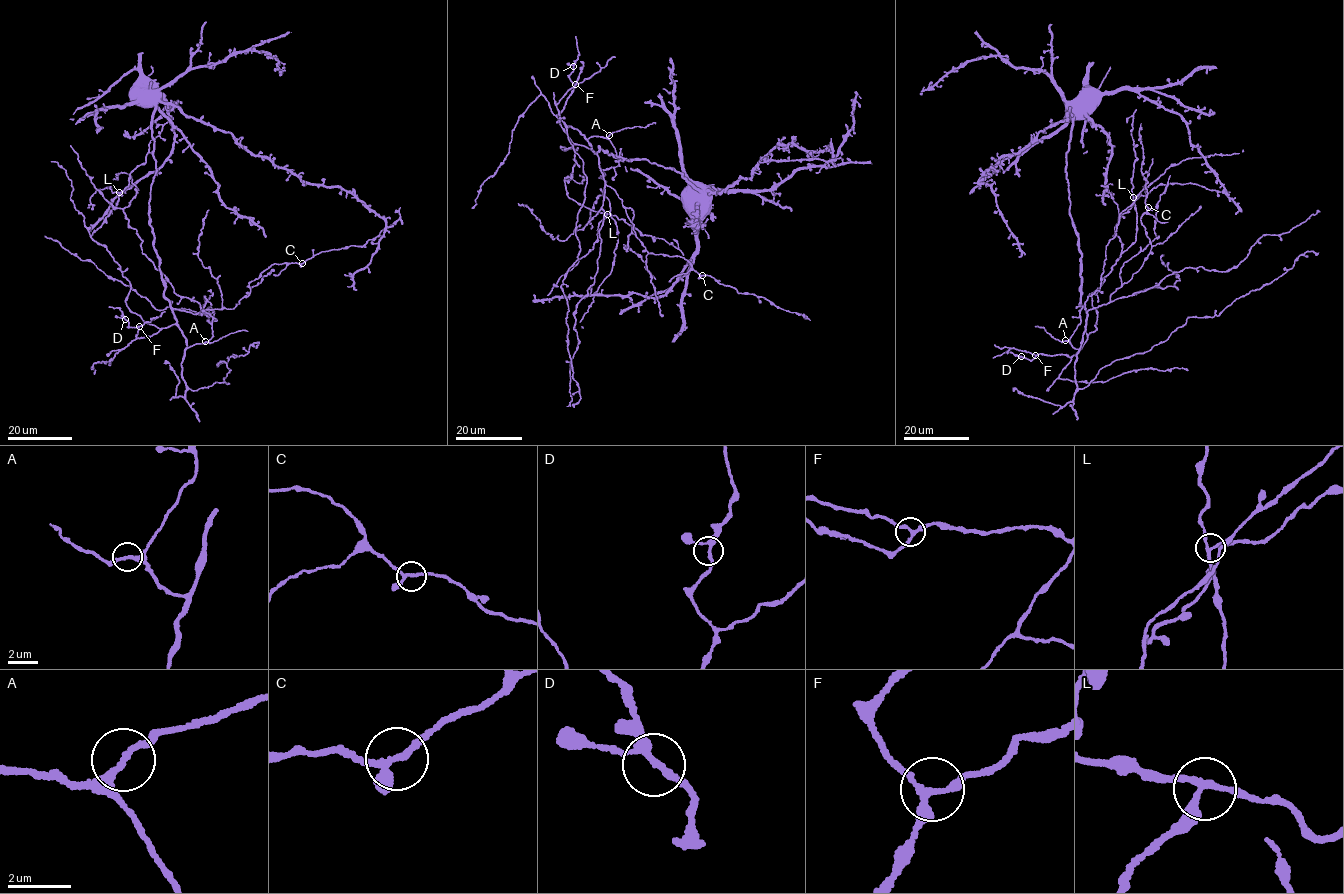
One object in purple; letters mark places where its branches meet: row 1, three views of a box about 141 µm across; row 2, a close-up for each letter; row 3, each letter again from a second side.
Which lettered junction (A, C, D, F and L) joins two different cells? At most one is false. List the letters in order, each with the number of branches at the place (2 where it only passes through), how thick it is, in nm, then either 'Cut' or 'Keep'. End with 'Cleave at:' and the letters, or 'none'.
A: Branches: 3. Thickness 190 nm. Keep
C: Branches: 3. Thickness 190 nm. Keep
D: Branches: 3. Thickness 190 nm. Keep
F: Branches: 3. Thickness 190 nm. Keep
L: Branches: 3. Thickness 190 nm. Keep
Cleave at: none

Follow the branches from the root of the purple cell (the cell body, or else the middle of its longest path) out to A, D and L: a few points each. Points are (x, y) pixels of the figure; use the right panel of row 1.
A: (1078, 111), (1072, 116), (1065, 172), (1069, 214), (1081, 255), (1080, 304), (1086, 318), (1080, 348), (1065, 340)
D: (1078, 111), (1072, 116), (1065, 172), (1081, 255), (1080, 304), (1087, 336), (1071, 357), (1021, 356)
L: (1078, 111), (1065, 172), (1088, 334), (1097, 329), (1089, 295), (1135, 241), (1133, 197)

